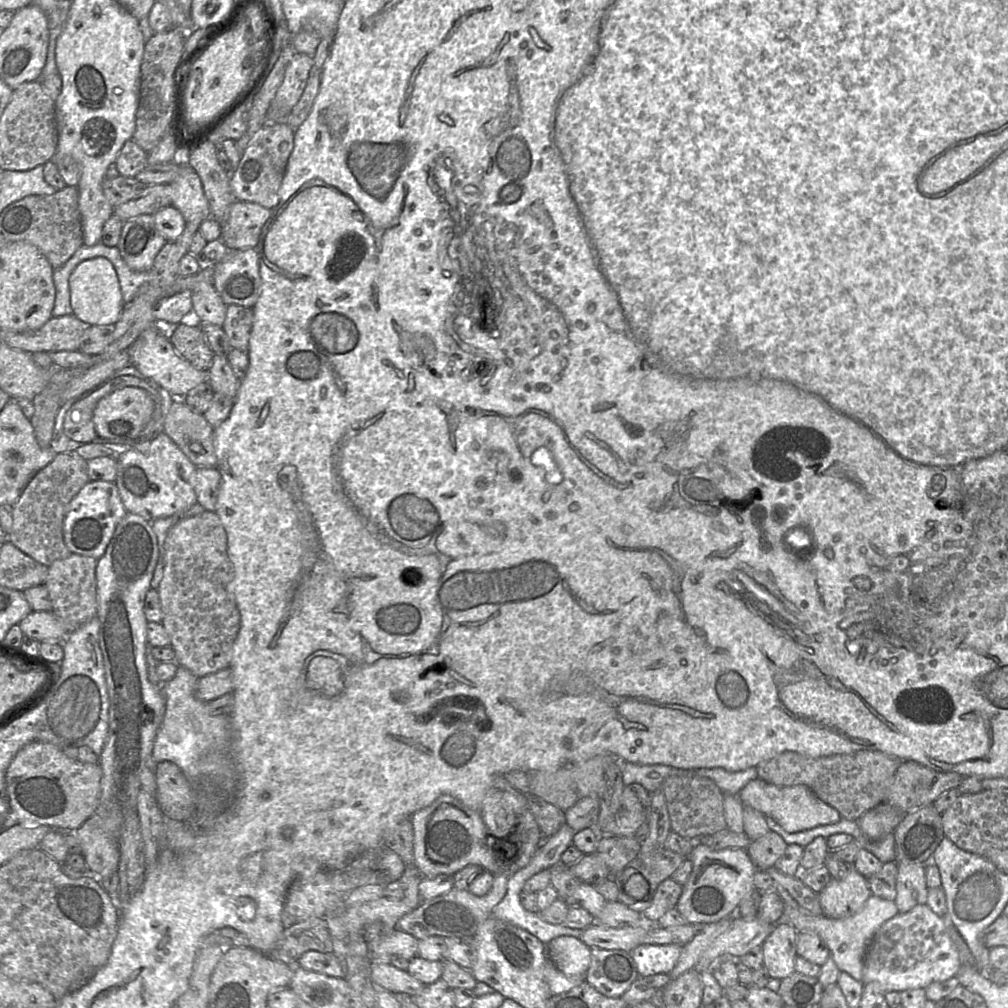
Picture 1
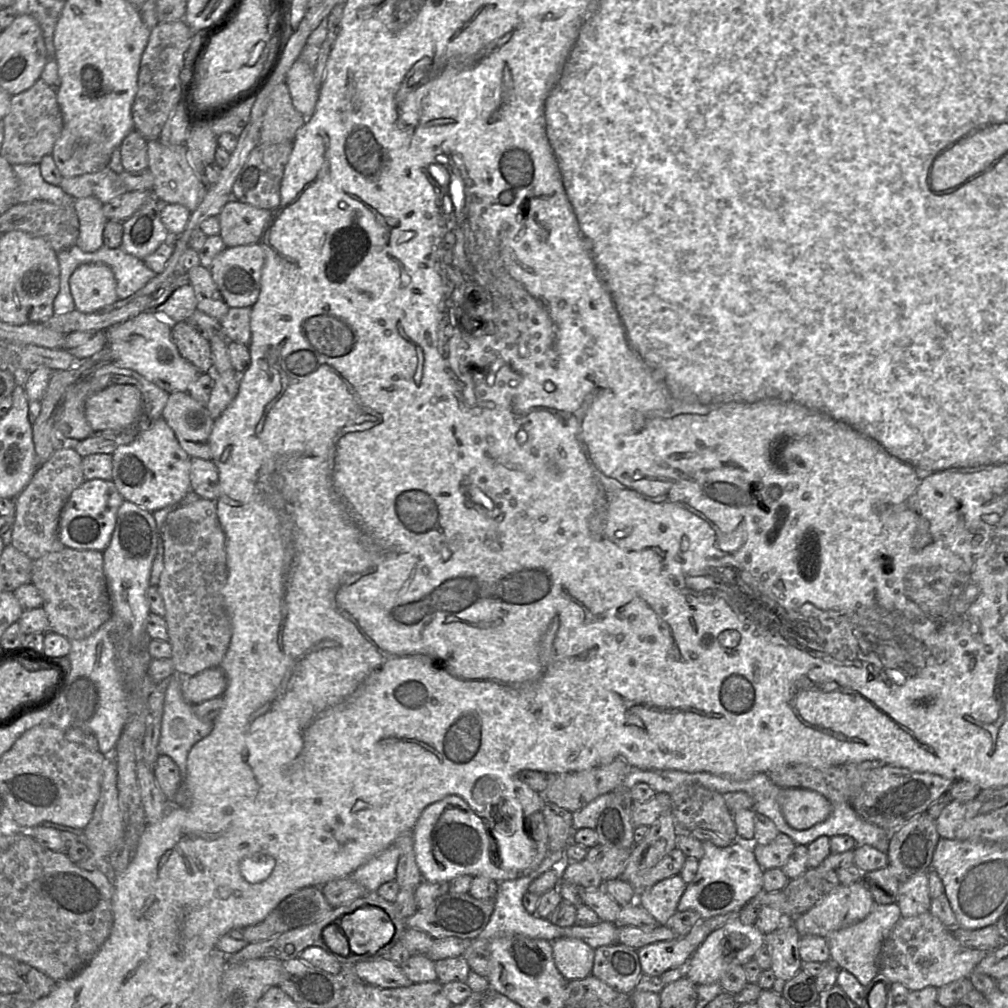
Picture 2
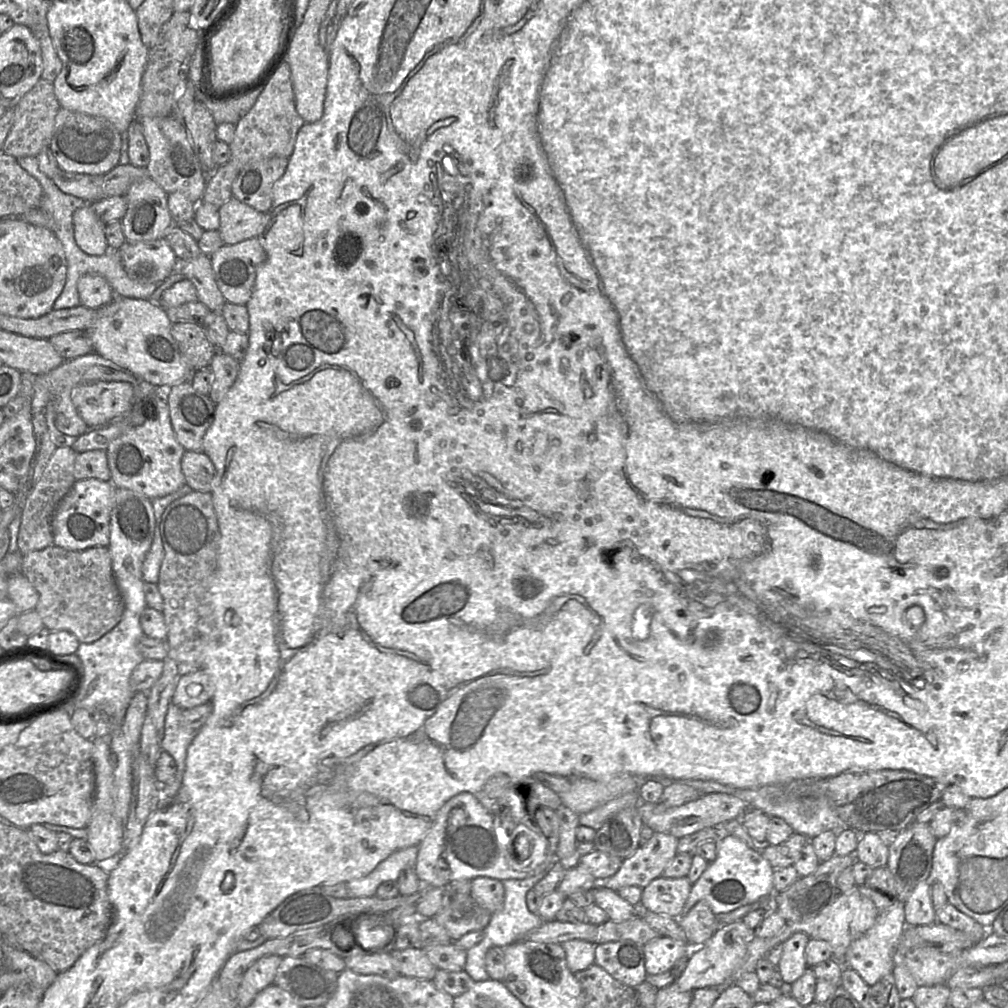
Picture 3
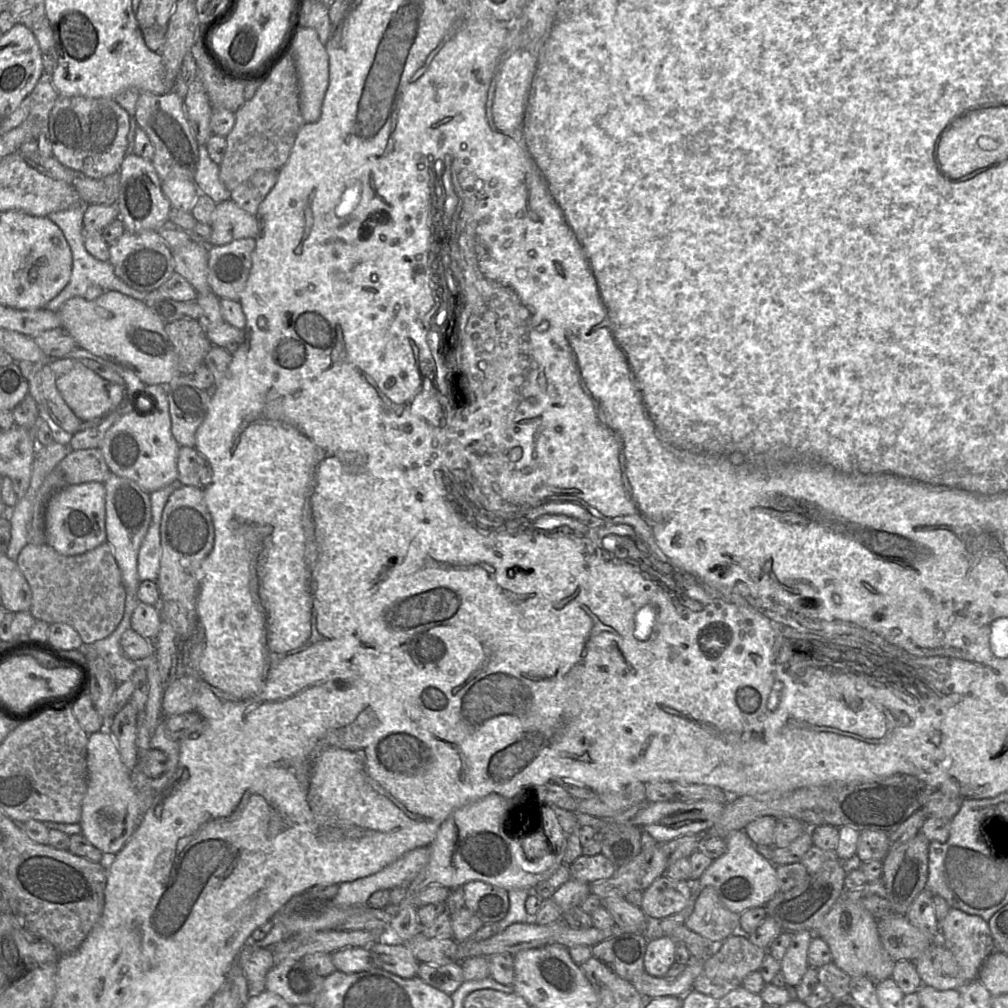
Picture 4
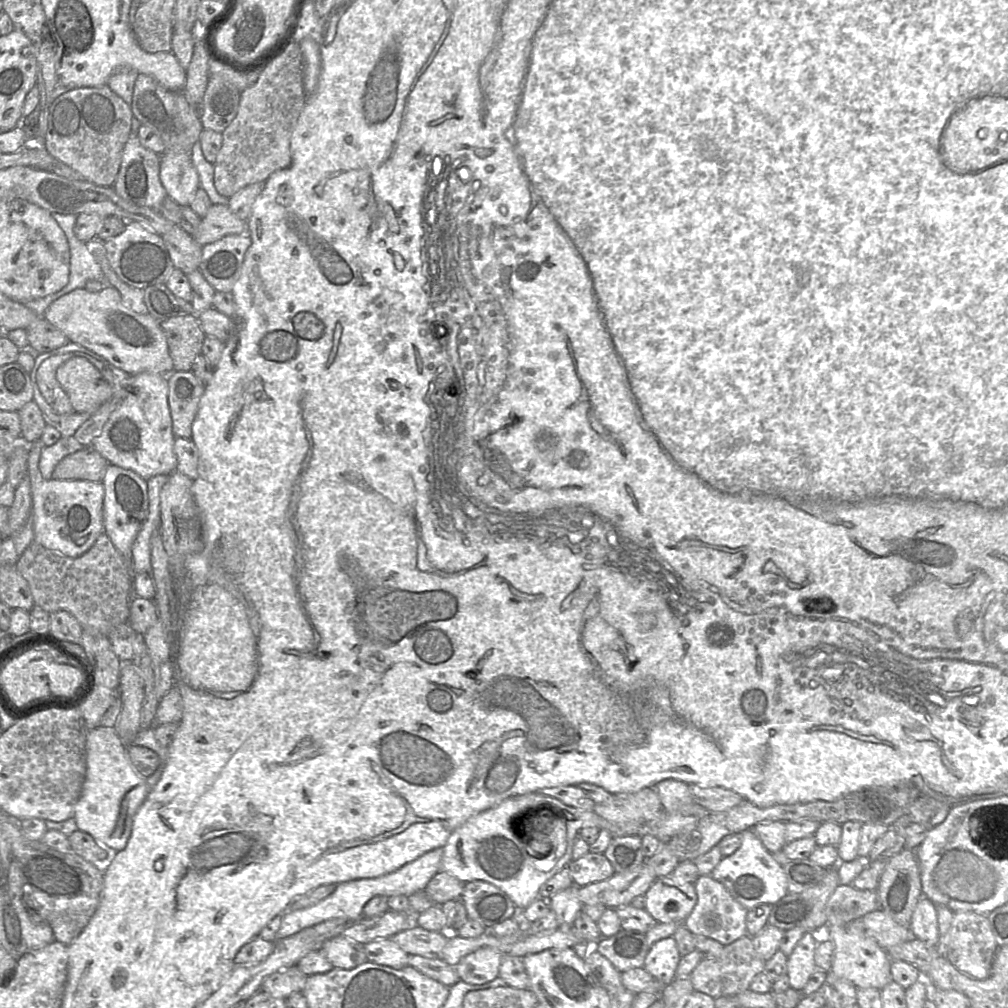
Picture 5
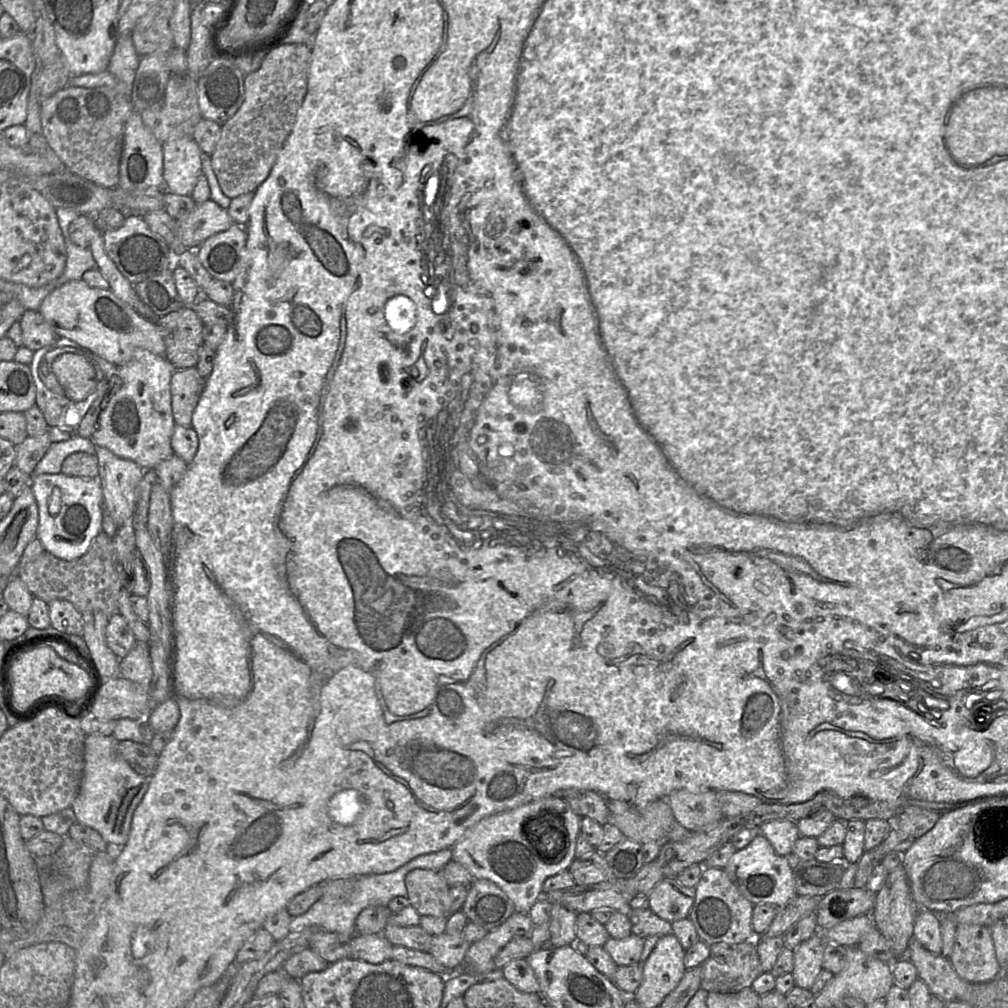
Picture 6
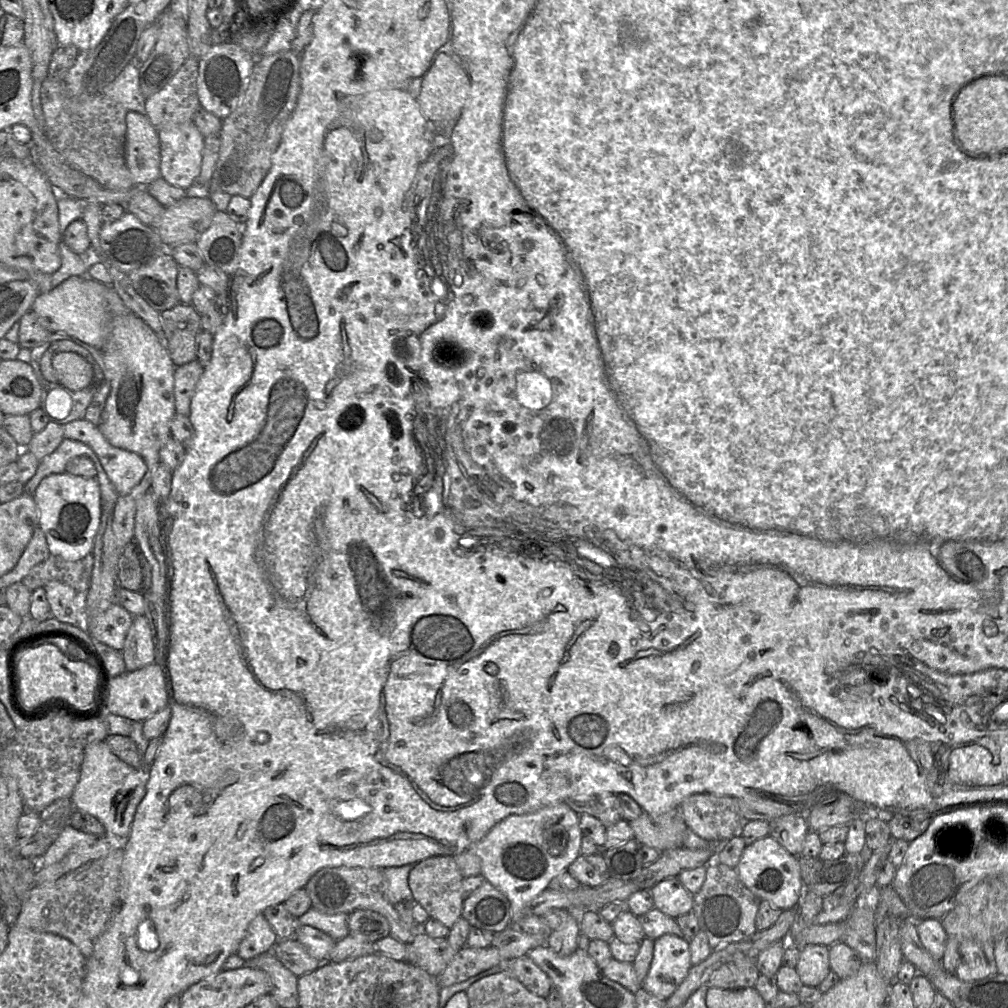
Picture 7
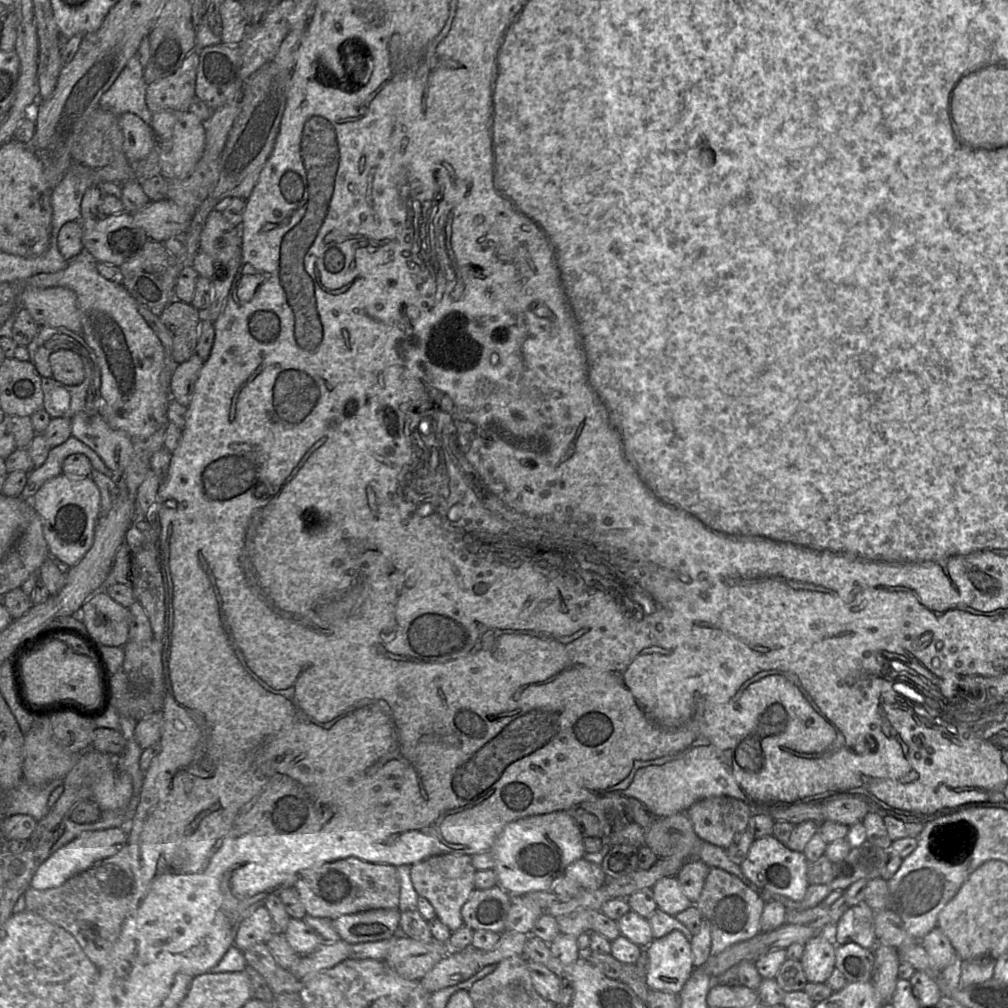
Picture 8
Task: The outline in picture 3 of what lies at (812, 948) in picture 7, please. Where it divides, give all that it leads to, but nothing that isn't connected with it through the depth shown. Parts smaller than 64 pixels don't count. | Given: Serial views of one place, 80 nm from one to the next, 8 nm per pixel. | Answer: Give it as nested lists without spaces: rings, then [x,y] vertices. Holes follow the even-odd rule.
[[[798,932],[783,943],[783,952],[777,969],[785,983],[792,985],[804,974],[808,966],[805,949],[809,939],[805,933]]]

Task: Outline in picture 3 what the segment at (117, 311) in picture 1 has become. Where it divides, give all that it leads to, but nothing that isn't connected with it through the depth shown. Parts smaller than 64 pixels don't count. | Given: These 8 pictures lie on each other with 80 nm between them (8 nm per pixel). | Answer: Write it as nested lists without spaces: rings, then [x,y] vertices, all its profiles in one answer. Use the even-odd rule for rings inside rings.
[[[83,275],[77,283],[80,305],[87,308],[100,308],[112,302],[116,294],[108,281],[99,275]]]

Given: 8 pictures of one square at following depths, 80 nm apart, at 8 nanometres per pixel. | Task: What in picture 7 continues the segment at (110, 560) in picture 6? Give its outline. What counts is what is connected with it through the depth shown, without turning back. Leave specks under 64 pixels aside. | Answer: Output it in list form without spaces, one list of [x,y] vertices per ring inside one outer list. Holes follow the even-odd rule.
[[[92,552],[75,562],[50,555],[33,567],[22,583],[32,592],[55,580],[71,586],[78,593],[86,593],[90,587],[93,565]]]

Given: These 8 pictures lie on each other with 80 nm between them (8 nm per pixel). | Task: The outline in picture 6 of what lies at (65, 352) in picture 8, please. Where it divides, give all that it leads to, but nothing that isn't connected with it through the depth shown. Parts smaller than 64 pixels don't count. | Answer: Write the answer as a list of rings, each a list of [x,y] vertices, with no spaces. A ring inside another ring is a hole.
[[[64,353],[54,360],[52,368],[70,400],[79,402],[96,392],[98,381],[93,360],[80,354]]]

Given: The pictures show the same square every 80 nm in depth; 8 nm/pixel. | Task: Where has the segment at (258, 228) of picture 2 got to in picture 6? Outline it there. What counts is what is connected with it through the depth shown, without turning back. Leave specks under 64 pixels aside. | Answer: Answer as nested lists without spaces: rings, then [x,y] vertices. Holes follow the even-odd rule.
[[[209,199],[196,204],[185,218],[176,220],[177,236],[187,249],[196,252],[206,239],[228,230],[233,224],[228,210]]]

